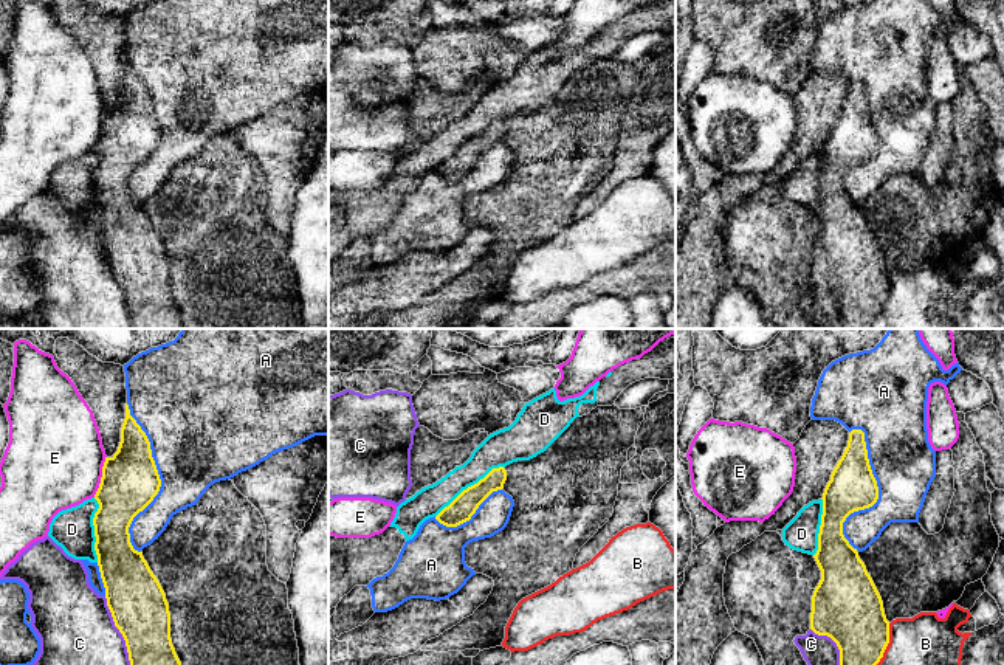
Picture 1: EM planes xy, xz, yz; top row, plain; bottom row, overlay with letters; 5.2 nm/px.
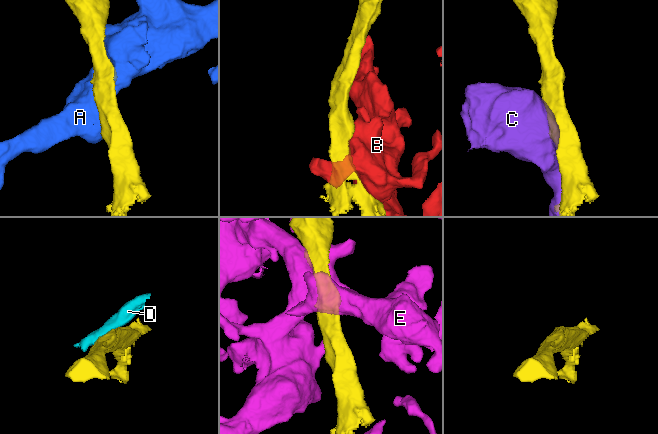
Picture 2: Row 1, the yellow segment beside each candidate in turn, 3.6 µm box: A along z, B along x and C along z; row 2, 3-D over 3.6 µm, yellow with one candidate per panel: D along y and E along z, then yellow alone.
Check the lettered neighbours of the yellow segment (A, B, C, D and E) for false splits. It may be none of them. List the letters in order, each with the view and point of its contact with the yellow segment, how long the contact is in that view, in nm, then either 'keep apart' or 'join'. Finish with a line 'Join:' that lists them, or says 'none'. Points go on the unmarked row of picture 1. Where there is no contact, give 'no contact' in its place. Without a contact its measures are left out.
A: xy (160, 132) | 800 nm | keep apart
B: yz (885, 301) | 300 nm | keep apart
C: xy (123, 289) | 440 nm | keep apart
D: xz (471, 138) | 440 nm | keep apart
E: xy (103, 129) | 220 nm | keep apart
Join: none

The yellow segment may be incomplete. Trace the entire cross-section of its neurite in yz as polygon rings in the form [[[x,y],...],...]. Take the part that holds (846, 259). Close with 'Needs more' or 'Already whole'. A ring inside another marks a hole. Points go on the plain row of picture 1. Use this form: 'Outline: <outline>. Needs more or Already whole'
Outline: [[[861,82],[849,85],[848,99],[834,121],[821,152],[818,203],[813,208],[821,223],[821,233],[812,248],[810,282],[818,288],[830,290],[837,296],[840,329],[871,329],[889,296],[889,274],[865,215],[843,188],[846,171],[854,164],[872,160],[878,152],[878,140],[869,118]]]. Already whole

